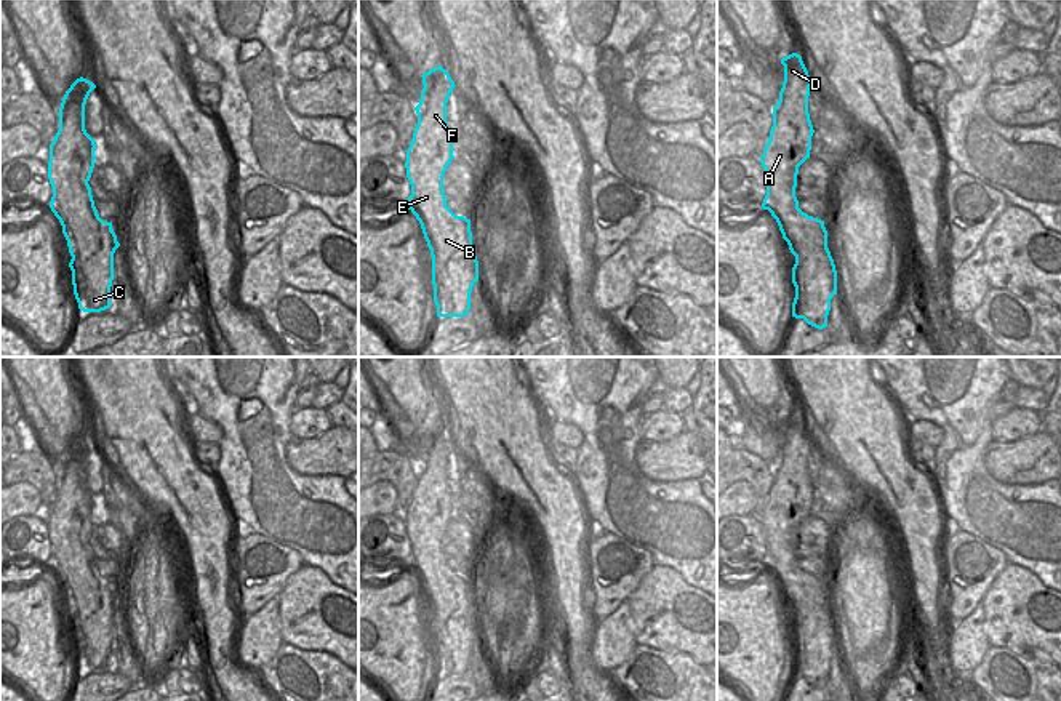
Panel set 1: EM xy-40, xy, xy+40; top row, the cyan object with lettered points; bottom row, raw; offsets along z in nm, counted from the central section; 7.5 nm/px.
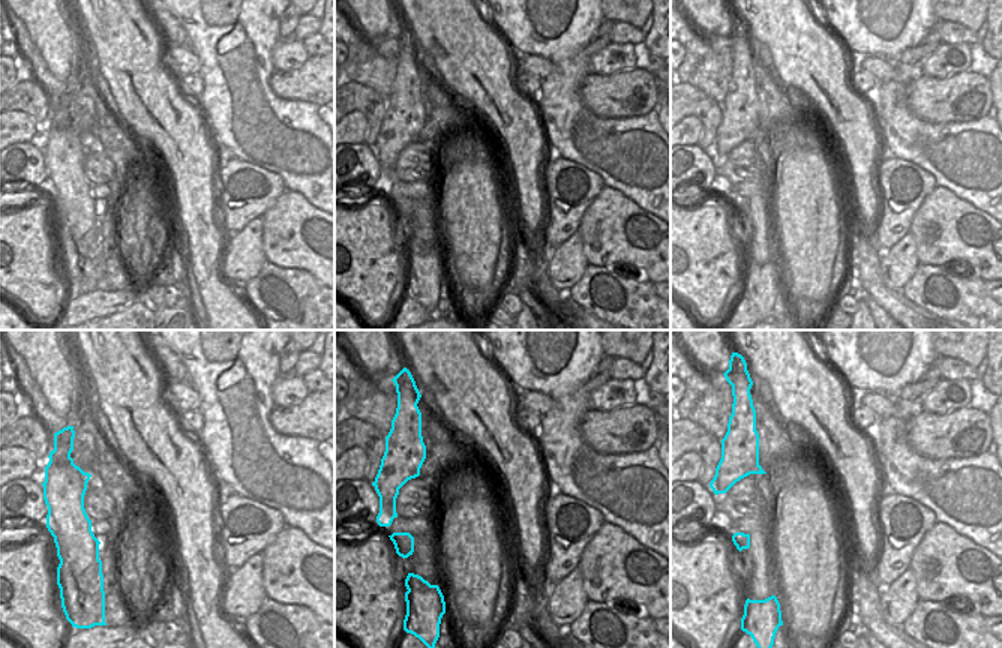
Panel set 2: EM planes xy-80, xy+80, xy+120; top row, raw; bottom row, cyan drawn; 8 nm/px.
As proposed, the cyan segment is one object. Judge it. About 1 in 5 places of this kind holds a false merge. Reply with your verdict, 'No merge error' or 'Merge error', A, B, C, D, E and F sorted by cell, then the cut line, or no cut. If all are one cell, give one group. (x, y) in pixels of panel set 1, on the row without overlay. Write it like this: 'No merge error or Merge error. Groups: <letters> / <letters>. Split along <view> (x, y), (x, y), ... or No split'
No merge error. Groups: A B C D E F. No split

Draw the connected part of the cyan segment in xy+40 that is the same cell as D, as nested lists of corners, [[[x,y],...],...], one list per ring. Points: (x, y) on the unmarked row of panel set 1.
[[[797,411],[783,416],[781,423],[784,440],[773,466],[770,498],[760,515],[767,538],[762,567],[776,578],[795,615],[792,675],[823,688],[827,685],[831,658],[837,653],[837,629],[824,579],[803,571],[795,555],[799,525],[810,517],[815,491],[808,472],[811,437]]]

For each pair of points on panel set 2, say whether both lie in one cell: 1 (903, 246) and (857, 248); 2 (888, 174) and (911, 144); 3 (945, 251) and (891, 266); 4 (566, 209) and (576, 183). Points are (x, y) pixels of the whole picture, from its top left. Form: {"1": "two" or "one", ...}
{"1": "two", "2": "two", "3": "two", "4": "one"}

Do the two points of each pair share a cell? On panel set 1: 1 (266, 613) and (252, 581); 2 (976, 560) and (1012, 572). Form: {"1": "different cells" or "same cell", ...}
{"1": "different cells", "2": "different cells"}

